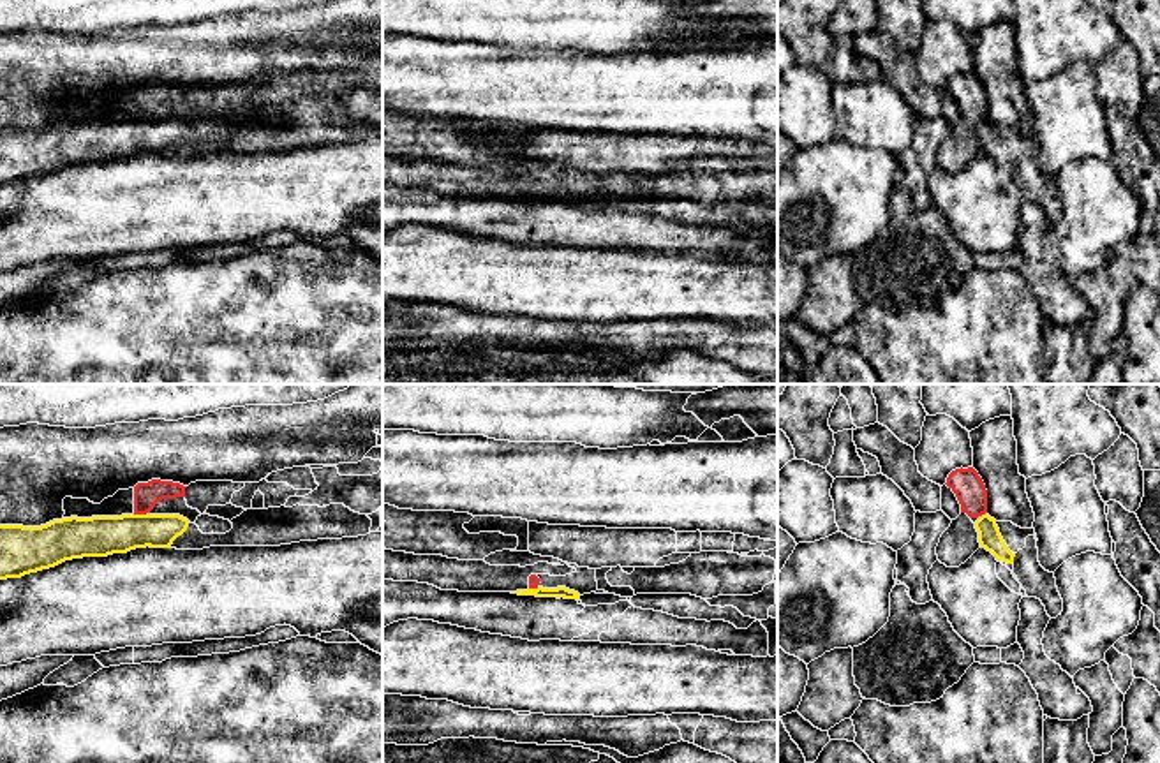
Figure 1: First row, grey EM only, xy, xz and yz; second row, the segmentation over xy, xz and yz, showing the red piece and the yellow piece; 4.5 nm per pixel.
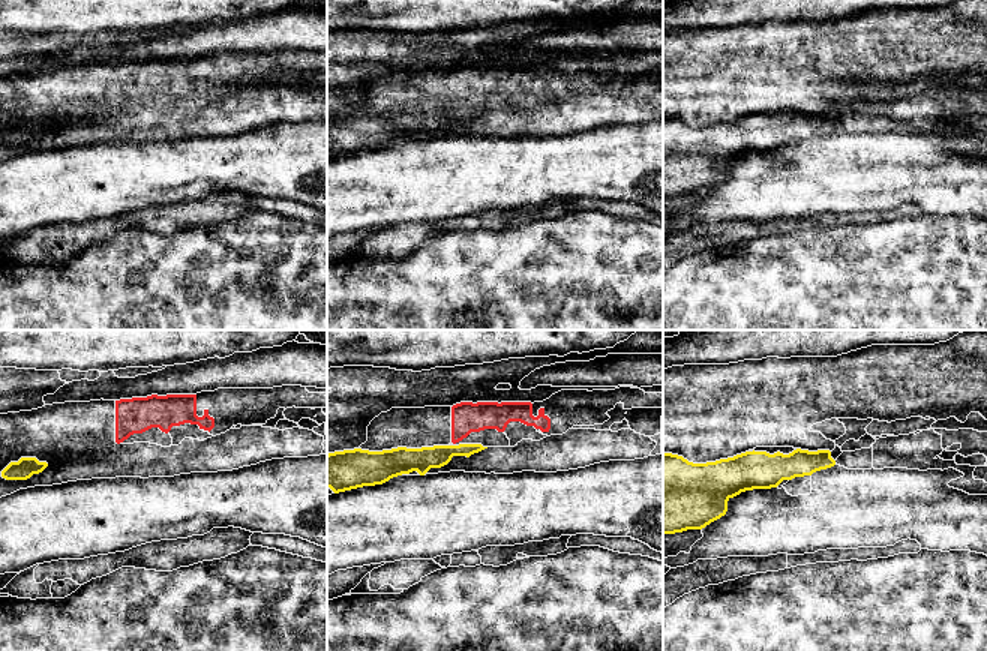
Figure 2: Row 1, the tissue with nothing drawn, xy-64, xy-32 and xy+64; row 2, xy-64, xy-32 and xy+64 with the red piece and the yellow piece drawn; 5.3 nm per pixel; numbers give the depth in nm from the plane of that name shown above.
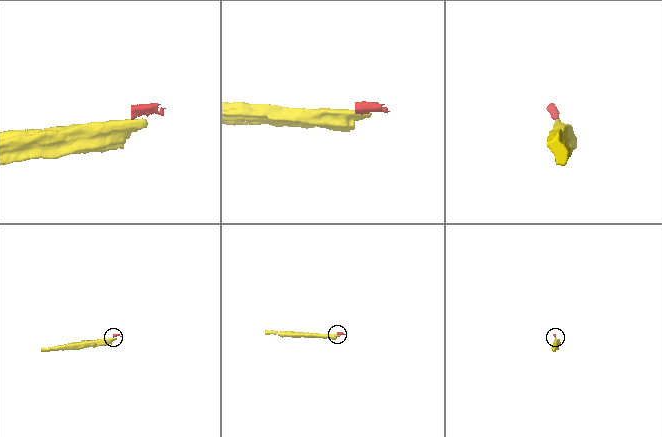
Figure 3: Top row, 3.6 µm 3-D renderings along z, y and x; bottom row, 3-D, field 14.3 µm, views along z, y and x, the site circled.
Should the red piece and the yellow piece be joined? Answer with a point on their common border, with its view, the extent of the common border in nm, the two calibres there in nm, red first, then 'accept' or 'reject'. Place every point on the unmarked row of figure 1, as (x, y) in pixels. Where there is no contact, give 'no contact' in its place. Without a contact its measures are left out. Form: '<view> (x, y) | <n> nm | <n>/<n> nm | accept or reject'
xy (141, 118) | 70 nm | 110/190 nm | reject

